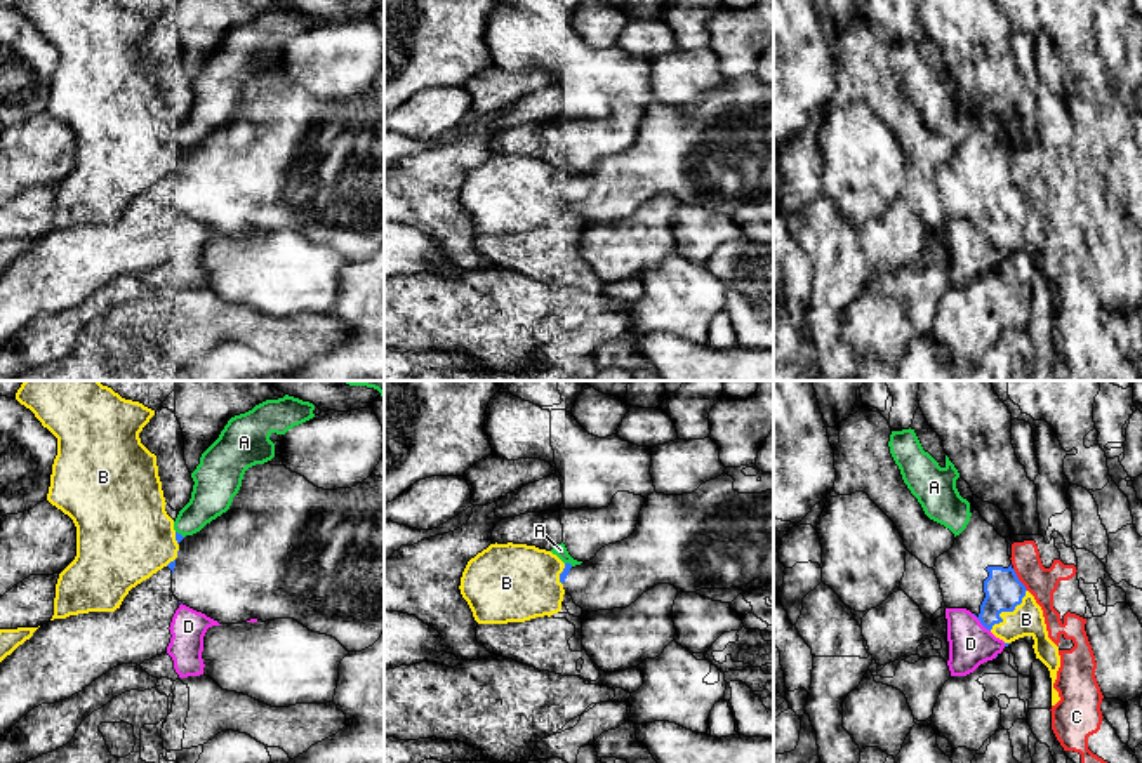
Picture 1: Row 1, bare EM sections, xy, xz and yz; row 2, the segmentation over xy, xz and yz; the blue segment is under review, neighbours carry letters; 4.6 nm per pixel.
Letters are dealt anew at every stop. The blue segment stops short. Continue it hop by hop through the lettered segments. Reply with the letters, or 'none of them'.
none of them

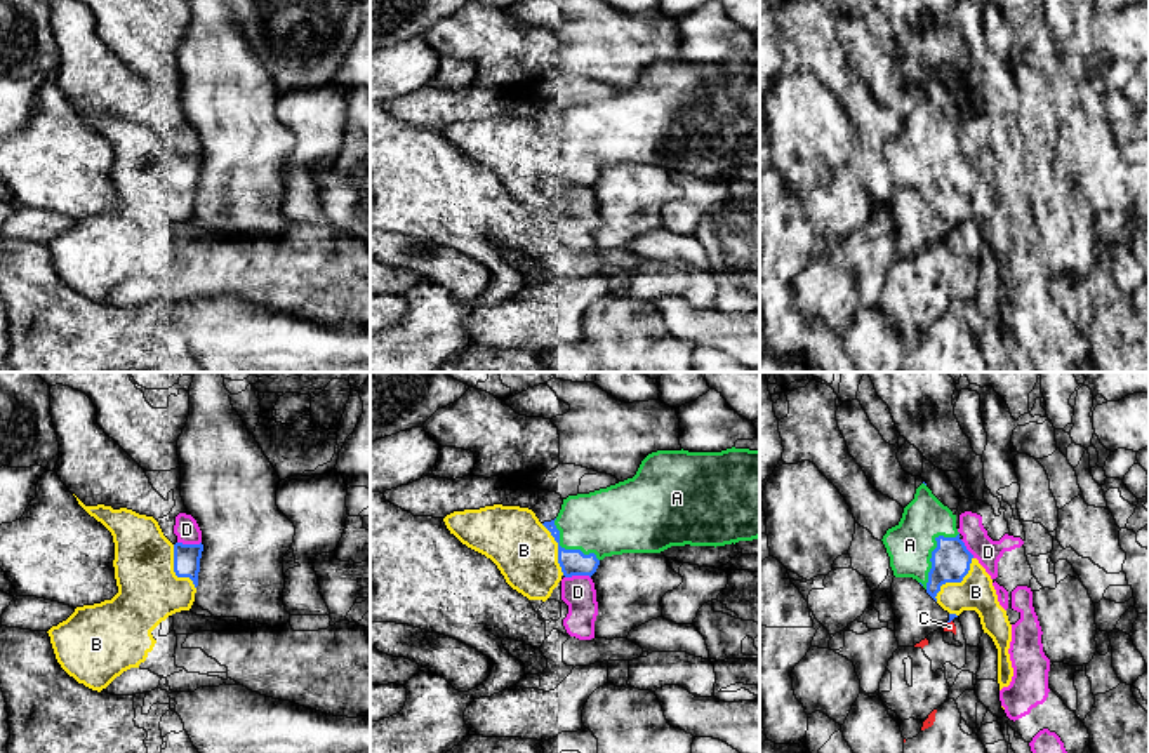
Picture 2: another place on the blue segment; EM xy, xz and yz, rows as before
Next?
A

